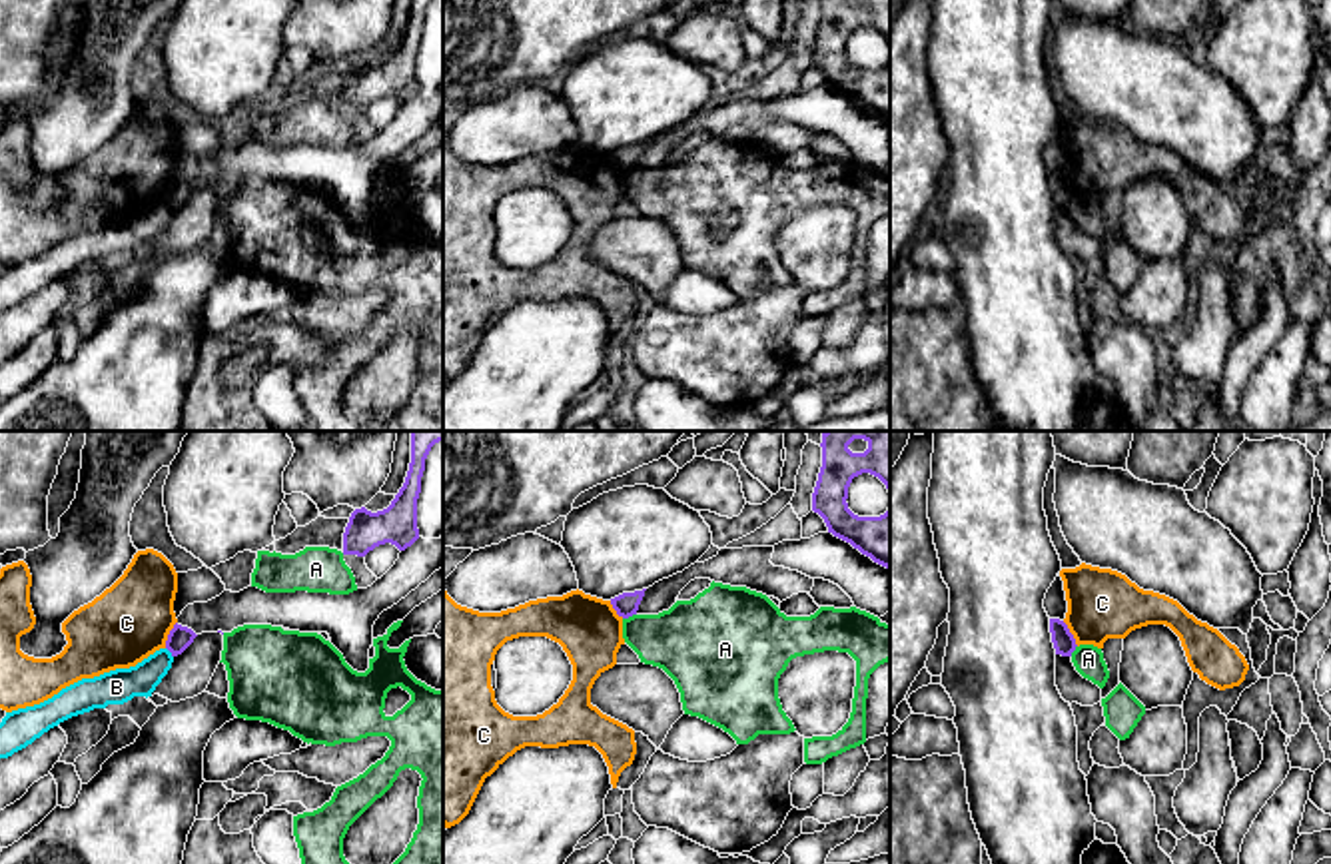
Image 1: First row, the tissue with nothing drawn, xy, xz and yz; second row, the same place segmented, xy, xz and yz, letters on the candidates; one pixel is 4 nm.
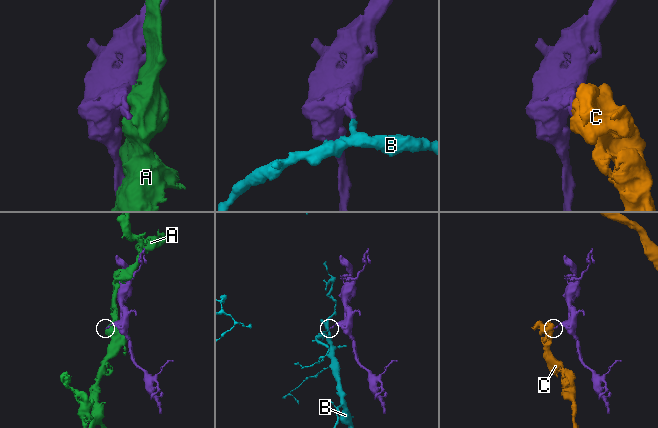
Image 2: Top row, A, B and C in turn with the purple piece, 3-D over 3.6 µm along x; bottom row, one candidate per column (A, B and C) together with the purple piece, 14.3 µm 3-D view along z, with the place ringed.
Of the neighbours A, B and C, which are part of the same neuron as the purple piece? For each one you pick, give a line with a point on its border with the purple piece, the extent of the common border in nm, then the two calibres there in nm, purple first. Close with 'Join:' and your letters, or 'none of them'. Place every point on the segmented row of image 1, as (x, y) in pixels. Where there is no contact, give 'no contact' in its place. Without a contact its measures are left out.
Join: none of them

